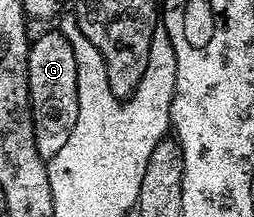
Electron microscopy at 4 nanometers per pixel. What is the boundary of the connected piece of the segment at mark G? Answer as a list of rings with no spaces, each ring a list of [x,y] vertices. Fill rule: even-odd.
[[[61,30],[46,31],[39,39],[35,38],[30,45],[28,53],[28,89],[30,90],[30,108],[32,109],[32,121],[34,122],[34,136],[36,137],[36,149],[40,157],[49,161],[60,153],[60,149],[68,141],[68,133],[72,133],[72,125],[76,125],[76,113],[78,112],[78,90],[76,89],[76,55],[72,45],[62,35]]]

